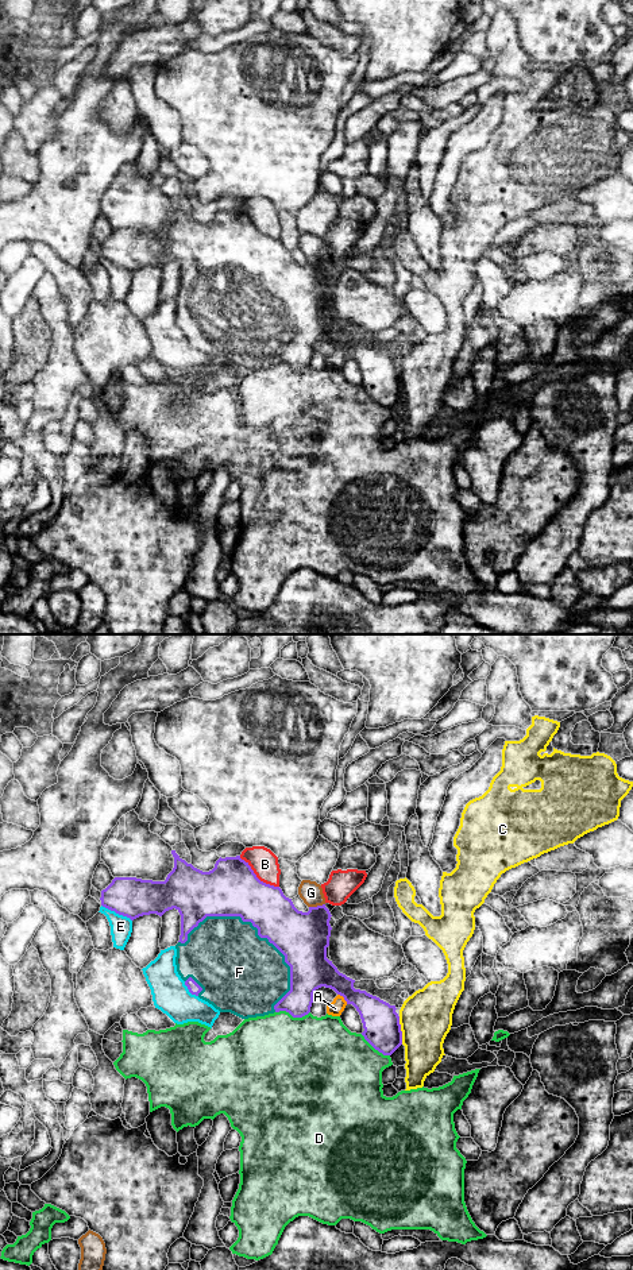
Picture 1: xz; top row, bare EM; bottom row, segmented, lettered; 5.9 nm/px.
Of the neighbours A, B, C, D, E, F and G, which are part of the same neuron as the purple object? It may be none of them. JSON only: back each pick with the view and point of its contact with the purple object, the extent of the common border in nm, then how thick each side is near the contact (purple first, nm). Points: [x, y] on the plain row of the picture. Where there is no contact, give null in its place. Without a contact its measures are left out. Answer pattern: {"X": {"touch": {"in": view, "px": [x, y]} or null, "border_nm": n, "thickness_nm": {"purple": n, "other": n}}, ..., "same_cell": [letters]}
{"F": {"touch": {"in": "xz", "px": [258, 284]}, "border_nm": 750, "thickness_nm": {"purple": 300, "other": 460}}, "same_cell": ["F"]}

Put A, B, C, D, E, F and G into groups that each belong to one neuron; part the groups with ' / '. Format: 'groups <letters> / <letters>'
groups A / B / C / D / E / F / G

